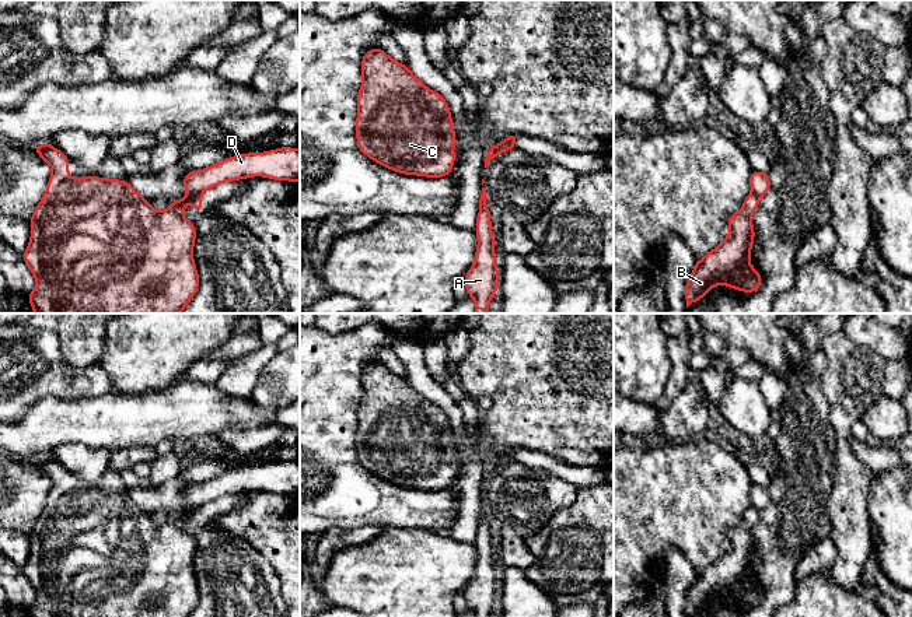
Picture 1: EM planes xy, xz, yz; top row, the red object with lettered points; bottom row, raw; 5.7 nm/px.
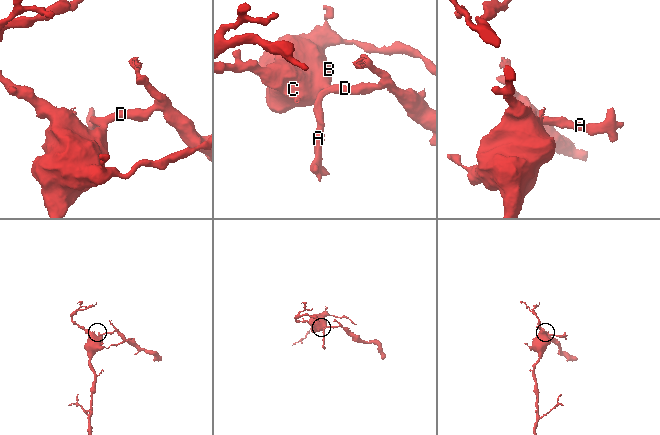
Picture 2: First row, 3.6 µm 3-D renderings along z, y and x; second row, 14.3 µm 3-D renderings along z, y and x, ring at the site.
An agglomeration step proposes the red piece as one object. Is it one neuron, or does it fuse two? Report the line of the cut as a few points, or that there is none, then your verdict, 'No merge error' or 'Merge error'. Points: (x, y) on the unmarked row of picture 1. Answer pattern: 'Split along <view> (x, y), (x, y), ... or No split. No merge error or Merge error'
Split along xy (201, 507), (187, 512). Merge error

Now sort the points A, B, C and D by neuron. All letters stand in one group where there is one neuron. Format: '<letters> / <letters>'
A D / B C

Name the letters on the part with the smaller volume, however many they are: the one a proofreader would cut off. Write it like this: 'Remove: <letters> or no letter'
Remove: A, D

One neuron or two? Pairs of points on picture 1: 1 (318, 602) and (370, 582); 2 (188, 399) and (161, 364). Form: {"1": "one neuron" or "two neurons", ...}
{"1": "two neurons", "2": "two neurons"}

